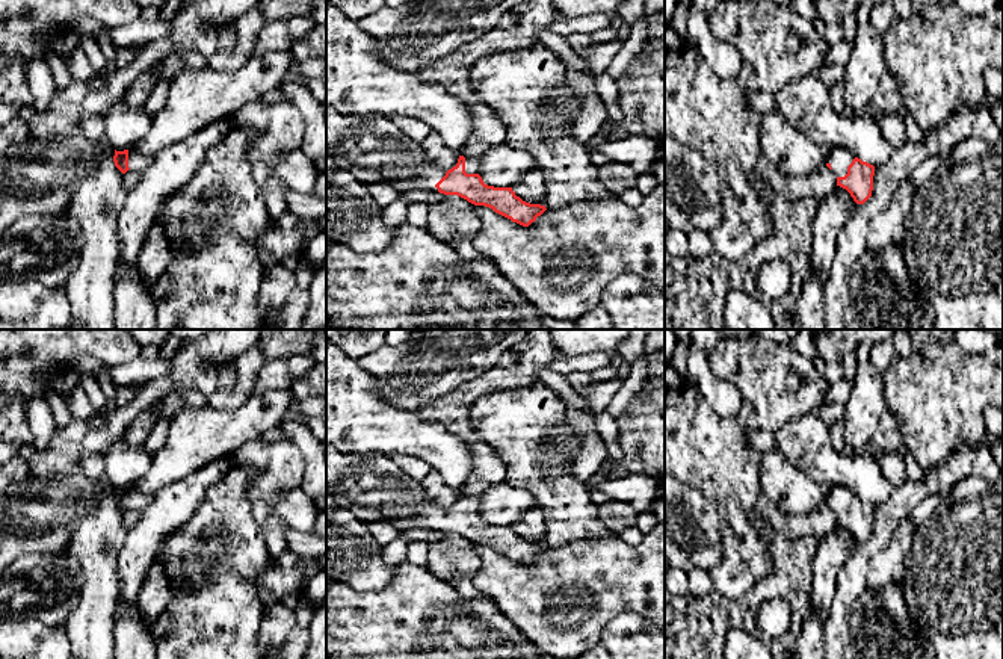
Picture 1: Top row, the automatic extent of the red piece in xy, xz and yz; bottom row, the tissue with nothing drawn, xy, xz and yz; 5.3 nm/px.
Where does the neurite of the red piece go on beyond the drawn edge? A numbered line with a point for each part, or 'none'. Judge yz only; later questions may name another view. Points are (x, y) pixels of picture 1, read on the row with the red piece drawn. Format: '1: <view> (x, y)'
1: yz (840, 159)

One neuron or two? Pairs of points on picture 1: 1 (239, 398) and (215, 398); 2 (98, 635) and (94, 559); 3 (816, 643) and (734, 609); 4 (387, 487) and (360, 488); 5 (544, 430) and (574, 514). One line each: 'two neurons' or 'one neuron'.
1: one neuron
2: one neuron
3: two neurons
4: one neuron
5: one neuron

